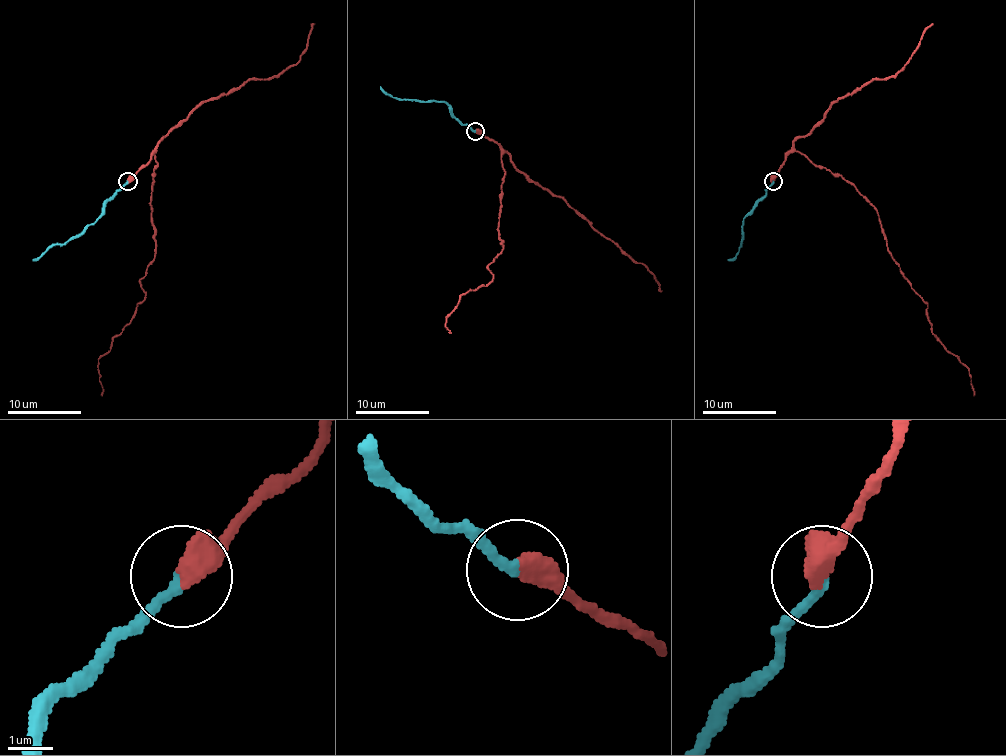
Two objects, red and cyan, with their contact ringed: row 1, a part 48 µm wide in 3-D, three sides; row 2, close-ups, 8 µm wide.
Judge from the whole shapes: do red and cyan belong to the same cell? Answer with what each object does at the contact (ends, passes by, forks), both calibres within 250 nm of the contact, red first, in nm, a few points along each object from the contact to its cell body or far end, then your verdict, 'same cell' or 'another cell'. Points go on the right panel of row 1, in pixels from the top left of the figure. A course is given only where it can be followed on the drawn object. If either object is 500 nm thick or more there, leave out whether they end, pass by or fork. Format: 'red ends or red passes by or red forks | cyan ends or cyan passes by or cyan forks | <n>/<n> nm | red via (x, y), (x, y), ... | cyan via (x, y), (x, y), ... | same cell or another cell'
550/220 nm | red via (773, 181), (801, 152), (874, 207), (893, 261), (928, 305), (932, 332), (968, 369), (974, 395) | cyan via (773, 181), (744, 218), (742, 244), (727, 261) | same cell

